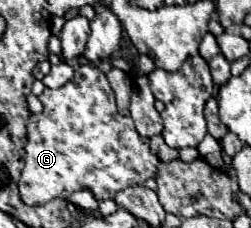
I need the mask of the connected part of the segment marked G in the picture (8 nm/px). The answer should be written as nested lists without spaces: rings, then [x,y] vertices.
[[[84,64],[80,66],[76,71],[73,79],[67,81],[63,87],[59,89],[47,89],[39,95],[39,101],[43,103],[43,111],[39,115],[31,115],[29,117],[29,123],[27,123],[27,145],[23,149],[23,159],[25,159],[25,169],[21,173],[21,179],[19,179],[19,197],[25,205],[45,205],[49,203],[51,199],[67,199],[71,193],[75,191],[81,191],[81,189],[89,189],[97,201],[103,201],[103,199],[113,199],[119,191],[127,189],[127,187],[135,187],[135,185],[143,185],[149,177],[155,177],[157,175],[157,165],[159,165],[159,159],[151,153],[147,141],[137,133],[131,117],[123,117],[117,107],[115,107],[115,95],[111,93],[111,85],[107,81],[106,75],[99,70],[99,68],[93,64]]]

